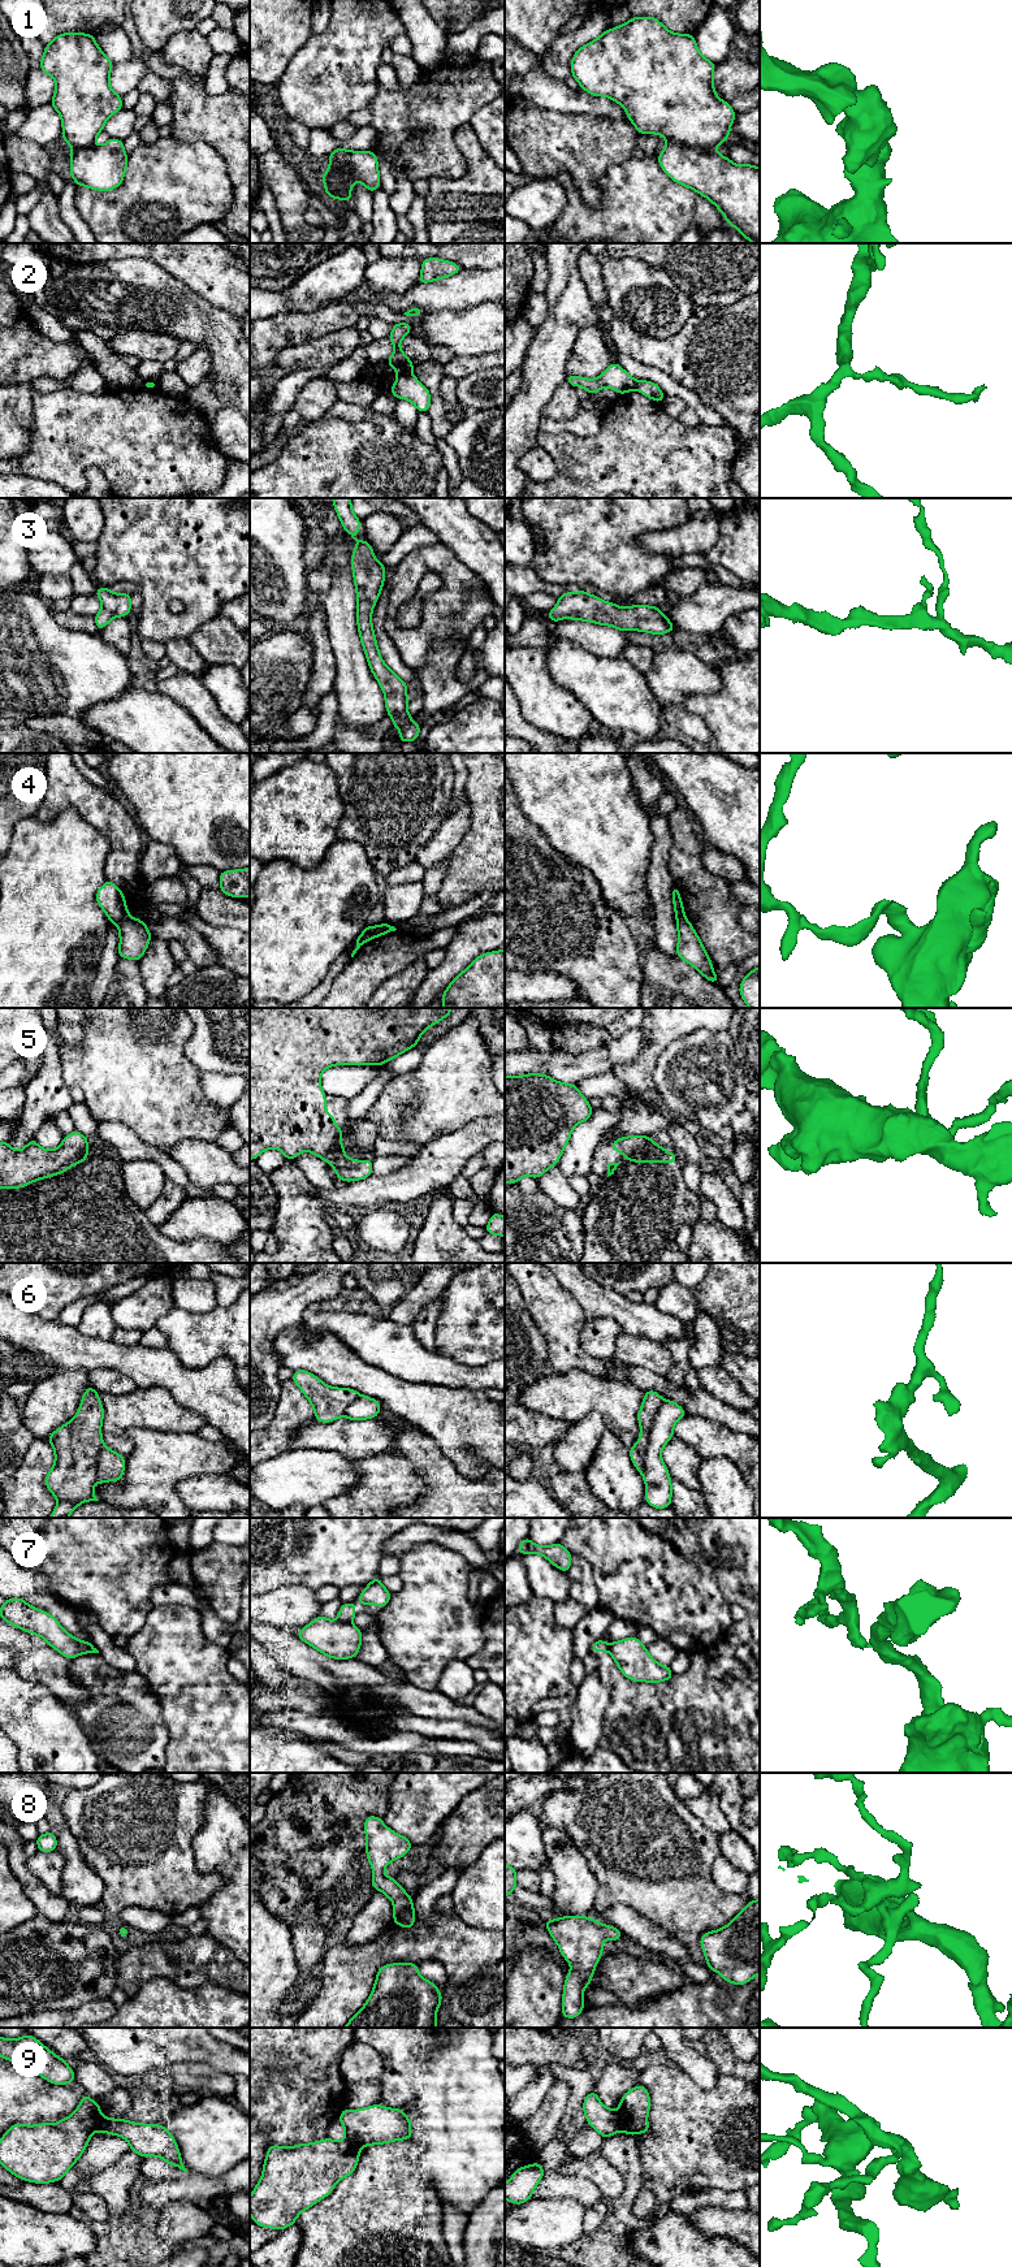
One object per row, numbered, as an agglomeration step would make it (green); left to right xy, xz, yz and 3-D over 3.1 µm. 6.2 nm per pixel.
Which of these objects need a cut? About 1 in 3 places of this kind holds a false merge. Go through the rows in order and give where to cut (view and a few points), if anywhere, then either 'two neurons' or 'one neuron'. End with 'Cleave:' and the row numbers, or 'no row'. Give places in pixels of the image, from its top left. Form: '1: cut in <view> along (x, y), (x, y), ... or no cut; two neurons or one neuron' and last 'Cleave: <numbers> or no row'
1: cut in yz along (667, 139), (687, 146), (714, 150); two neurons
2: cut in xz along (399, 373), (410, 375); two neurons
3: no cut; one neuron
4: cut in xy along (129, 916), (117, 924); two neurons
5: cut in xz along (340, 1136), (331, 1162); two neurons
6: cut in yz along (664, 1401), (652, 1422), (641, 1472); two neurons
7: cut in xz along (337, 1621), (350, 1623); two neurons
8: no cut; one neuron
9: cut in yz along (617, 2112), (621, 2129); two neurons
Cleave: 1, 2, 4, 5, 6, 7, 9

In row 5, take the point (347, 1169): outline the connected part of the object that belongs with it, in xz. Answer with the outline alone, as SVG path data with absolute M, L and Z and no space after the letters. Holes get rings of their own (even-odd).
M341 1137L337 1139L330 1167L337 1172L337 1177L345 1182L364 1180L372 1176L372 1158L362 1161L351 1158L345 1158L346 1147L341 1145Z

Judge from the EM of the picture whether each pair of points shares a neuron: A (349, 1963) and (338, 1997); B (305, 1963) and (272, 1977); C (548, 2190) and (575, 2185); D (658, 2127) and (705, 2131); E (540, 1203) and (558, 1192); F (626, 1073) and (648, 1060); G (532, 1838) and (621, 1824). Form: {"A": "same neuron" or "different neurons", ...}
{"A": "same neuron", "B": "different neurons", "C": "same neuron", "D": "same neuron", "E": "different neurons", "F": "same neuron", "G": "different neurons"}

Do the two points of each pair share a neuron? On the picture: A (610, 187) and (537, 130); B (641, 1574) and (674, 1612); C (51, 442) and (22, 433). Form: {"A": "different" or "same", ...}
{"A": "different", "B": "same", "C": "different"}

